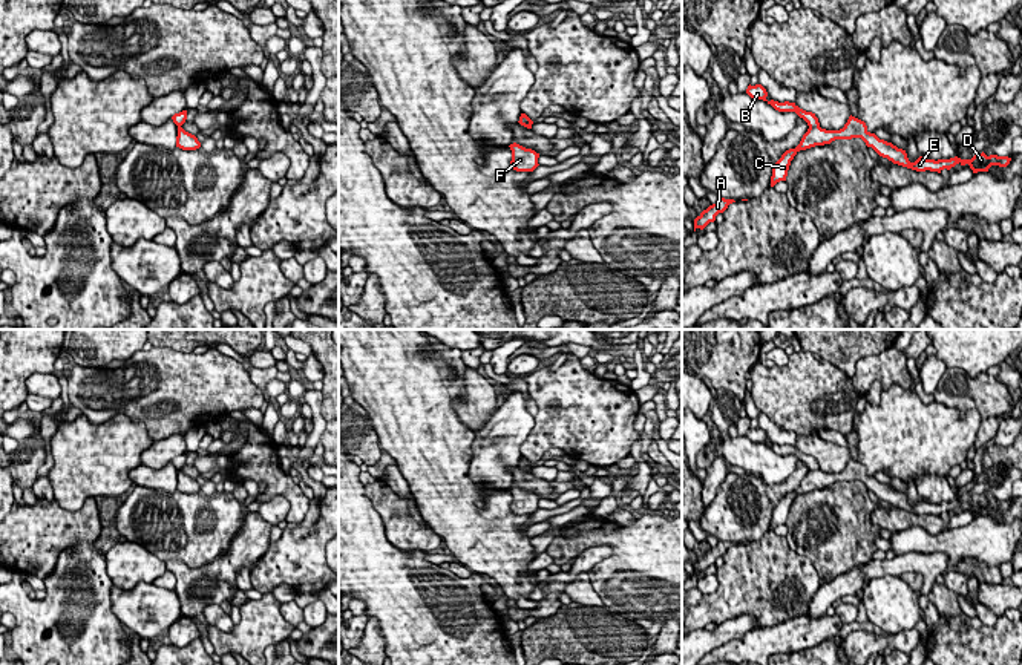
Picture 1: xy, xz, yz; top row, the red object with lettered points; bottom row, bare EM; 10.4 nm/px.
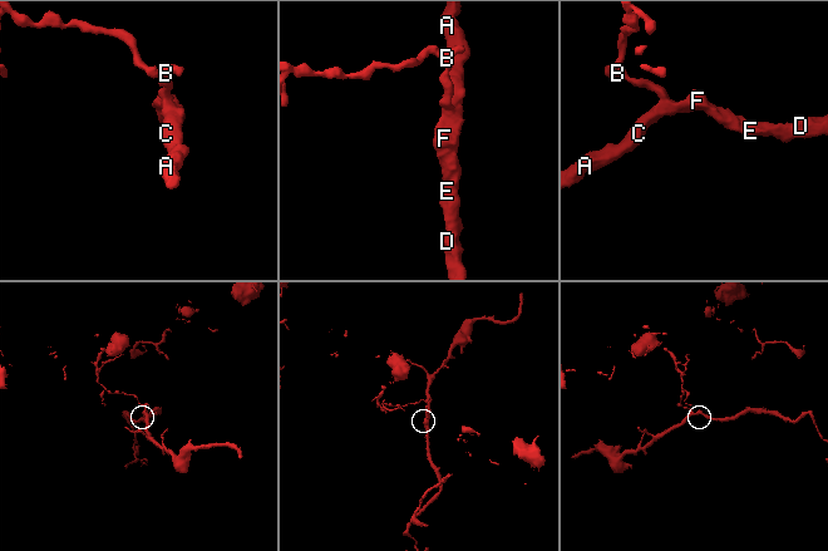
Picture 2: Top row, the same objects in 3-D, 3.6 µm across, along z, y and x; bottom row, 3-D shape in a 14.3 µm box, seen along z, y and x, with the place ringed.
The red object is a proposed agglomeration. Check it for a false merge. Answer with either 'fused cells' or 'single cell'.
fused cells

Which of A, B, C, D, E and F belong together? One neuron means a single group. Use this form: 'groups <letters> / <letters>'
groups A C D E F / B

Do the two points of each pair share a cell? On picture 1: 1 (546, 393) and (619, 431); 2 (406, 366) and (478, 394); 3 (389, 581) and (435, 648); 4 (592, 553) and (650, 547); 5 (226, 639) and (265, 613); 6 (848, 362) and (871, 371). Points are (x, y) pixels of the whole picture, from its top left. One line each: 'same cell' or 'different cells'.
1: same cell
2: different cells
3: same cell
4: different cells
5: same cell
6: different cells

